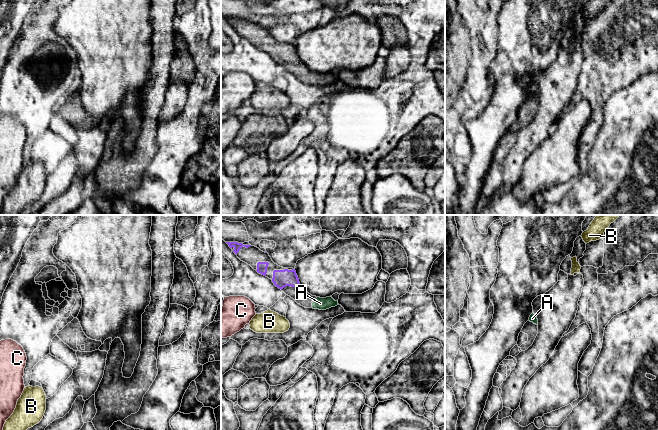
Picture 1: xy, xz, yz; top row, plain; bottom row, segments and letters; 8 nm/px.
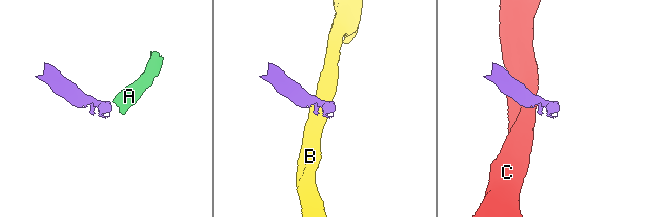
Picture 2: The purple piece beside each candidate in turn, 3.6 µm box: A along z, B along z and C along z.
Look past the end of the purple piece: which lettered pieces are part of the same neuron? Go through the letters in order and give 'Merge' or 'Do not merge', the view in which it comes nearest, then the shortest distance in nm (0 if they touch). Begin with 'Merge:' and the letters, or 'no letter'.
Merge: A
A: Merge. Closest in xz. Distance 170 nm
B: Do not merge. Closest in xz. Distance 190 nm
C: Do not merge. Closest in xz. Distance 220 nm

